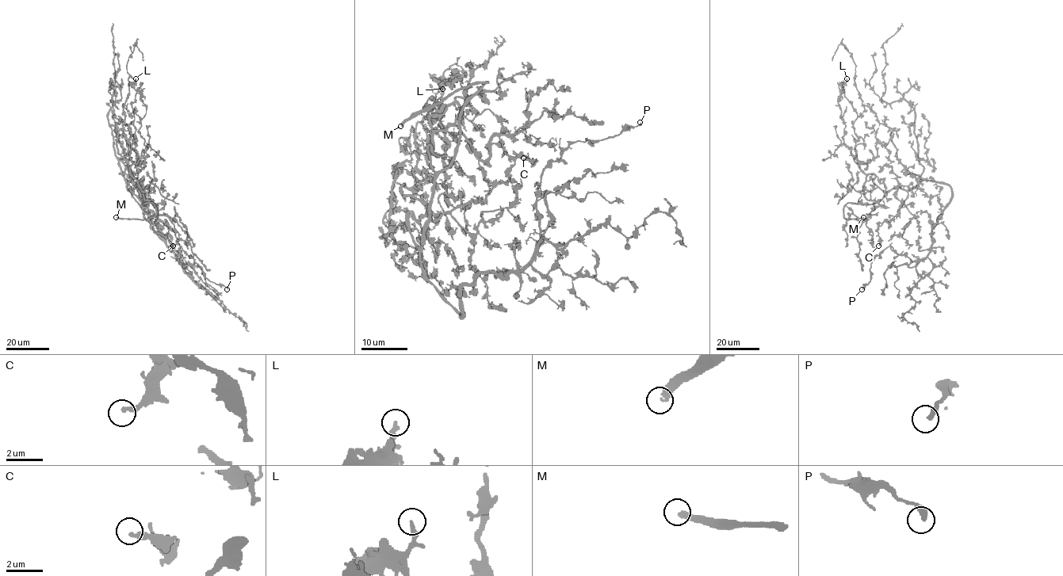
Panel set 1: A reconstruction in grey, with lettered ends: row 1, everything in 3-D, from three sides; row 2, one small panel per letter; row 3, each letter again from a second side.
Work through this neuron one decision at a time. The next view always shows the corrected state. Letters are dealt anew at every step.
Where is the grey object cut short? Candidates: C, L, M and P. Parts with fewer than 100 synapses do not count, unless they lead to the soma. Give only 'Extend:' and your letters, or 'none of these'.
Extend: M

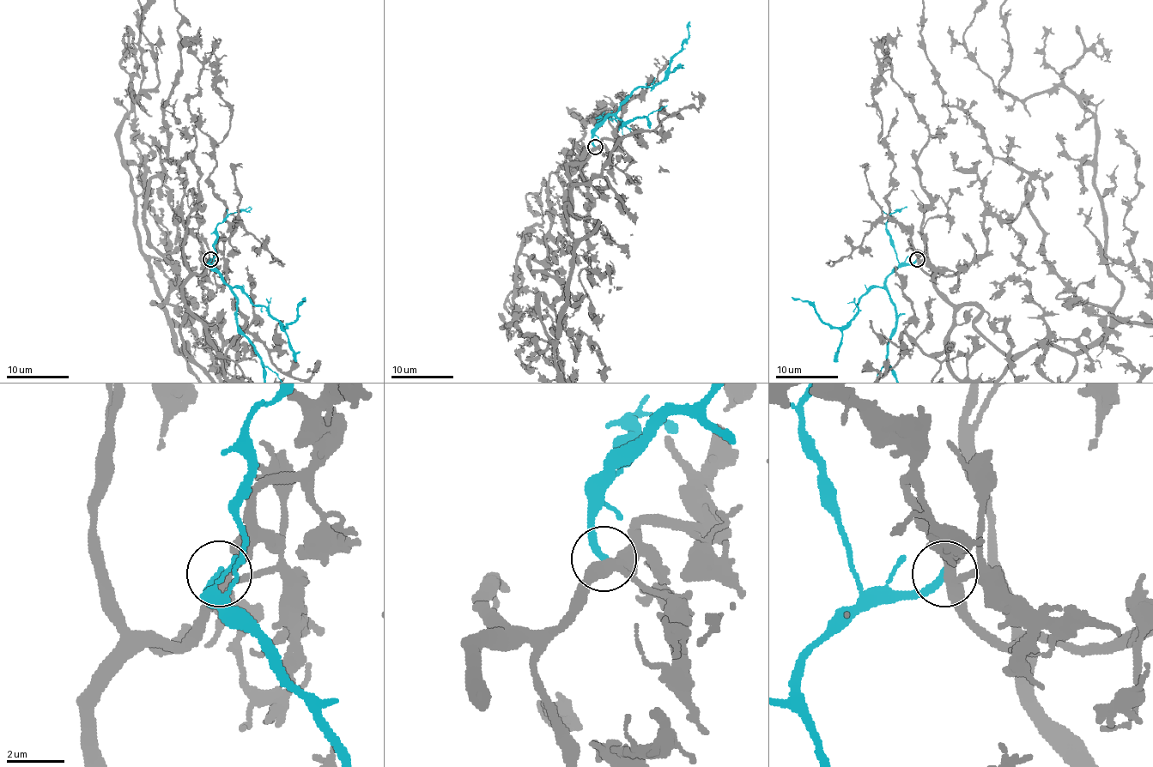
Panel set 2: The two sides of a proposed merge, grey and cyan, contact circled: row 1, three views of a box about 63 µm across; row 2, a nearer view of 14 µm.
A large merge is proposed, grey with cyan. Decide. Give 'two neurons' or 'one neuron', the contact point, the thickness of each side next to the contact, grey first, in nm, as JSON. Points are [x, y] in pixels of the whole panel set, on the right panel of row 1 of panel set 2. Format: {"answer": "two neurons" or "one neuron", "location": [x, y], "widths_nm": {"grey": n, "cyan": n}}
{"answer": "two neurons", "location": [917, 259], "widths_nm": {"grey": 300, "cyan": 280}}

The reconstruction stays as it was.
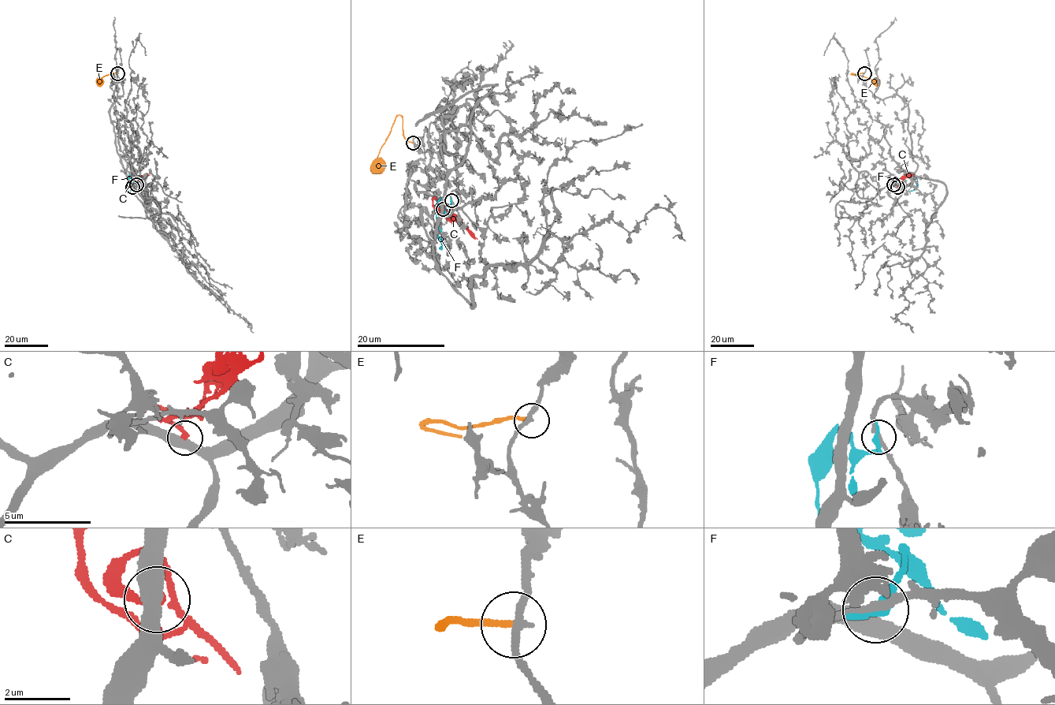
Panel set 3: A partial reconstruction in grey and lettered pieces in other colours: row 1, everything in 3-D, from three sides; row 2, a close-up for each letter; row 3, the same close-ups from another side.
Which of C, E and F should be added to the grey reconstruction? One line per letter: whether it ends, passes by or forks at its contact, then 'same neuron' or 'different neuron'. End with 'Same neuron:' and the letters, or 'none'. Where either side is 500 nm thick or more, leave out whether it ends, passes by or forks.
C: it ends there; different neuron
E: it ends there; different neuron
F: it ends there; different neuron
Same neuron: none

